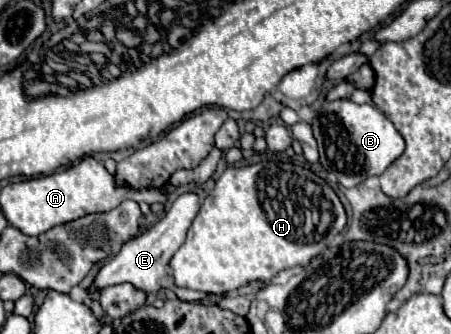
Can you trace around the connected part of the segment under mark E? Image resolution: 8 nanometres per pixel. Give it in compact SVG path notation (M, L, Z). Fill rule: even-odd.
M195 192L181 194L171 204L165 218L161 218L147 232L143 232L137 238L133 238L131 242L127 242L115 258L109 258L101 266L91 290L101 290L103 286L113 286L119 282L131 282L133 286L139 286L139 290L147 290L147 294L159 292L159 280L169 274L169 260L175 254L175 250L179 250L179 246L185 242L187 230L189 230L193 218L197 216L199 208L201 208L201 204L199 204L199 196Z

